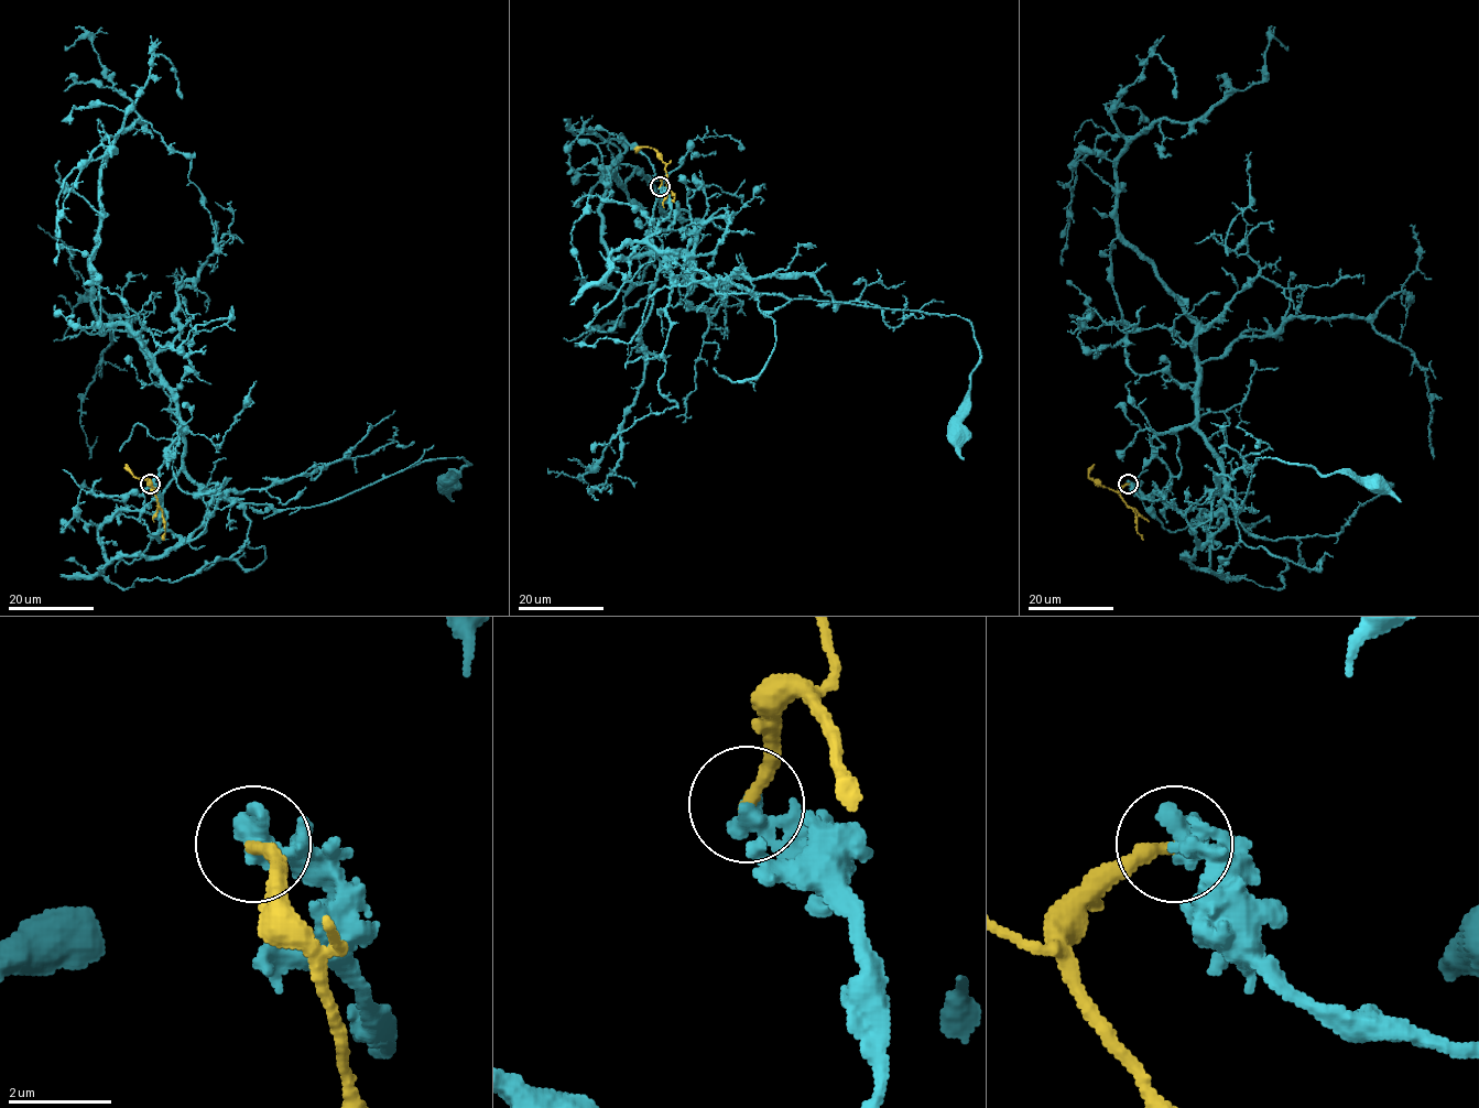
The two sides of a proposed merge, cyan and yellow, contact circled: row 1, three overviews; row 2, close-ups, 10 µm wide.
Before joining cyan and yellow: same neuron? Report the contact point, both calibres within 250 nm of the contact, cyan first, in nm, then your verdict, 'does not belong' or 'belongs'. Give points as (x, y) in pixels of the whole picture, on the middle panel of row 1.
at (660, 186); 500 nm thick on the cyan side, 280 nm on the other; does not belong

